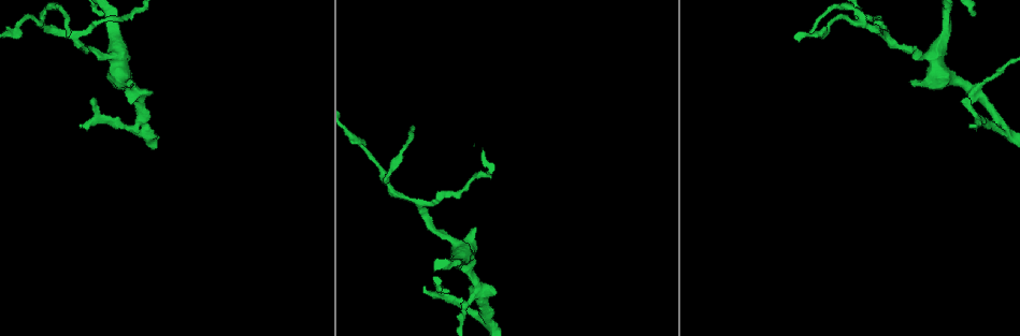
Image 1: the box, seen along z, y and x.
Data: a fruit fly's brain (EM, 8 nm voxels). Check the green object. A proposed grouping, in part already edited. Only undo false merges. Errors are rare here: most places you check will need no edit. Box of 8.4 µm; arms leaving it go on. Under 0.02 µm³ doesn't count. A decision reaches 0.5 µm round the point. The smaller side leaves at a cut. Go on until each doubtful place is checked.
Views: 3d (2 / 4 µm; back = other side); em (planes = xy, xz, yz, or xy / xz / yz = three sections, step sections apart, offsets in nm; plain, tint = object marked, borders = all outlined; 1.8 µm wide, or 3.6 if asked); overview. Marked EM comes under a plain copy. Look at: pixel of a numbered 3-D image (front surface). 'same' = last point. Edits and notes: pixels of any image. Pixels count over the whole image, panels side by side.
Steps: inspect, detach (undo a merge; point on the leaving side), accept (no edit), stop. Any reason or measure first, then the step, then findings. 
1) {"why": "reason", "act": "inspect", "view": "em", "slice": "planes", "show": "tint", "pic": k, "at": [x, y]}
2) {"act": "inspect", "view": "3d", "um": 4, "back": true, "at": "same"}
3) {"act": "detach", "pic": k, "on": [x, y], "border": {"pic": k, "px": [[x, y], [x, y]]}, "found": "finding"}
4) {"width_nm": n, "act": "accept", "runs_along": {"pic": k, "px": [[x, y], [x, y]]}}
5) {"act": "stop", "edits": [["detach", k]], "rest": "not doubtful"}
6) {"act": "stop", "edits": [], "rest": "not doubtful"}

{"why": "branch point", "act": "inspect", "view": "em", "slice": "yz", "step": 4, "show": "tint", "pic": 1, "at": [42, 24]}

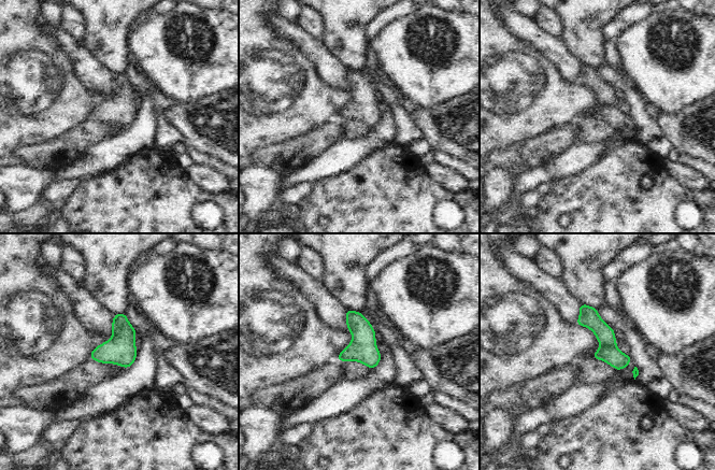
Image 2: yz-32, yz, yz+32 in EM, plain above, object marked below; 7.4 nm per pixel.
{"why": "another direction", "act": "inspect", "view": "em", "slice": "planes", "show": "tint", "at": "same"}

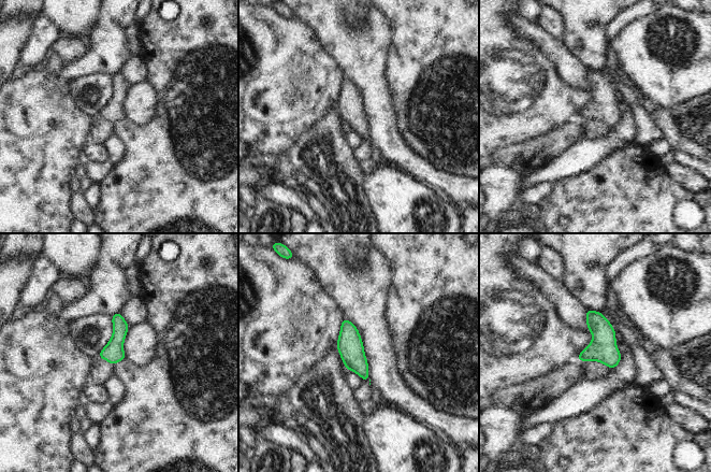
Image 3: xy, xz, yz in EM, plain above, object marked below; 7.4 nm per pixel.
{"width_nm": 160, "act": "accept", "found": "one neuron here"}

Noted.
{"why": "three-way junction", "act": "inspect", "view": "em", "slice": "planes", "show": "tint", "pic": 1, "at": [887, 37]}

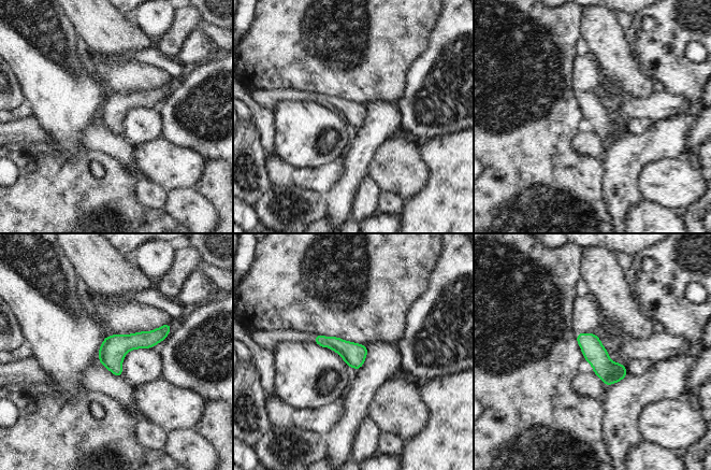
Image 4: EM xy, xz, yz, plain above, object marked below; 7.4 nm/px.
{"act": "accept", "found": "all the same neuron"}

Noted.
{"why": "branch point", "act": "inspect", "view": "em", "slice": "planes", "show": "tint", "pic": 1, "at": [139, 123]}

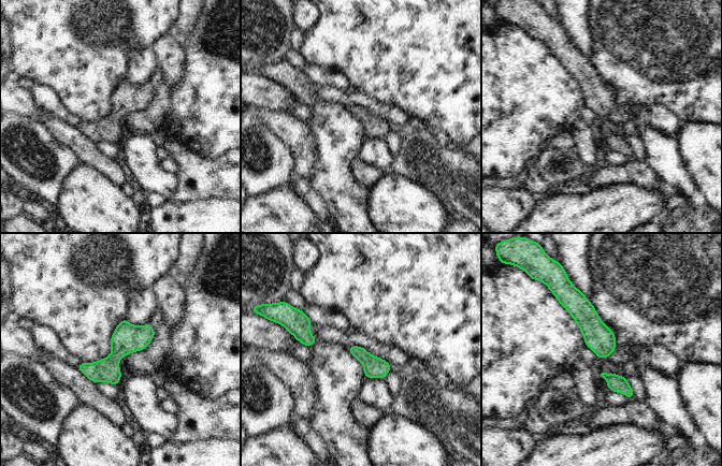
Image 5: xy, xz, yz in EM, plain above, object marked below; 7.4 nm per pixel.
{"act": "accept", "runs_along": {"pic": 5, "px": [[152, 332], [103, 367], [82, 367]]}, "found": "all the same neuron"}

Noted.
{"act": "stop", "edits": [], "rest": "not doubtful"}

